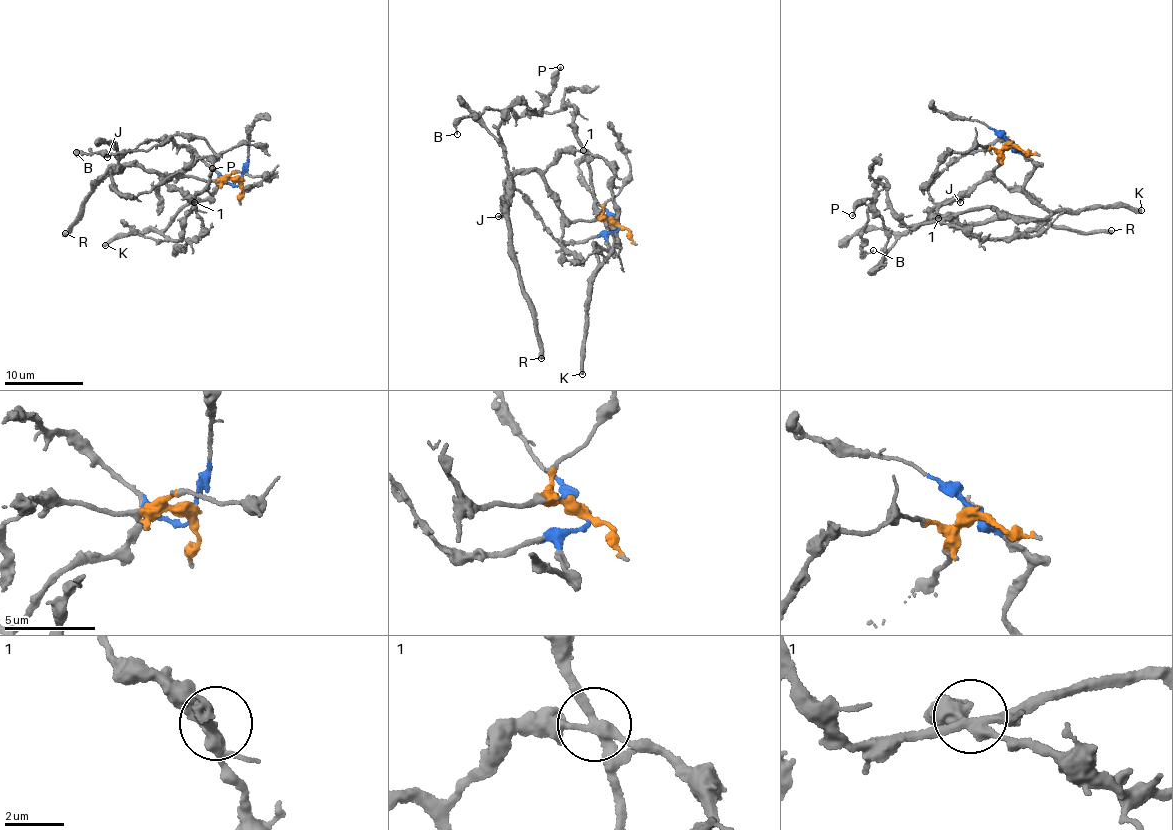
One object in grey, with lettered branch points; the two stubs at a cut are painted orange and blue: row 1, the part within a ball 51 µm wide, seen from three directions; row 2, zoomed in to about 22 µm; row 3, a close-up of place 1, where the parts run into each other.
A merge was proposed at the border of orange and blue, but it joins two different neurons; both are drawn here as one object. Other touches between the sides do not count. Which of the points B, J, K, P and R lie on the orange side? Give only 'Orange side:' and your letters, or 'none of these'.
Orange side: P, R

